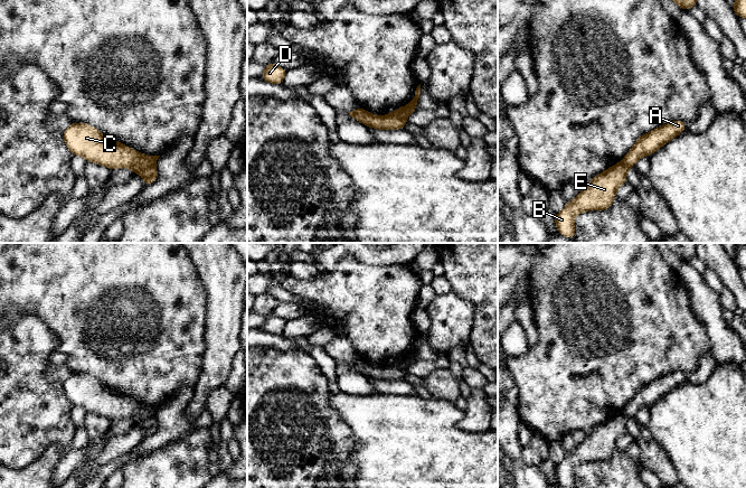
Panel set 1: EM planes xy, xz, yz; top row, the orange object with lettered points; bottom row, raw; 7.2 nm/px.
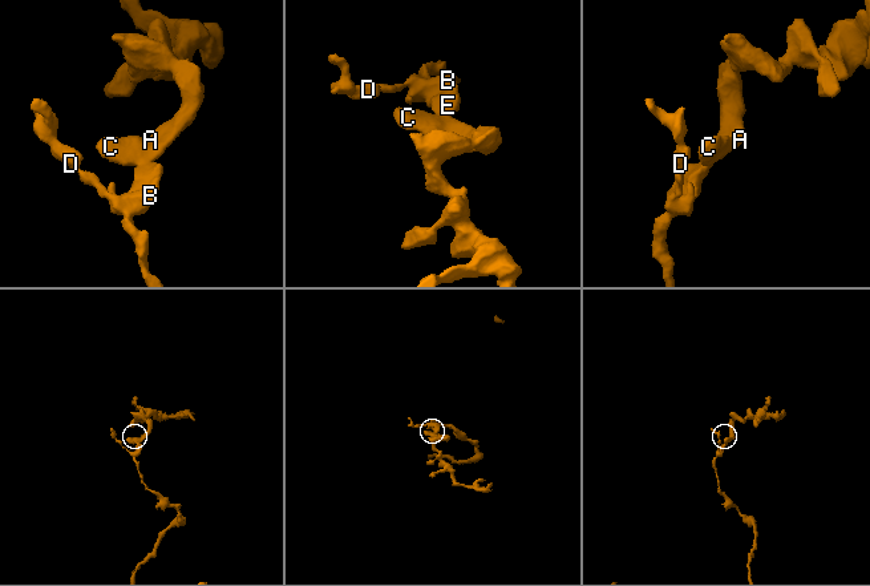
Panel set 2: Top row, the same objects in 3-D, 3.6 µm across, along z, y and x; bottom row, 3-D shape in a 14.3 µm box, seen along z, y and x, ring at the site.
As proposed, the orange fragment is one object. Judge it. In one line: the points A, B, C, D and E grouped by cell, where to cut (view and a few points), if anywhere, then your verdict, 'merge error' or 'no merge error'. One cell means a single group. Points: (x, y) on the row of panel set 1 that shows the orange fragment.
groups A C / B D E; cut xz (388, 114), (405, 120); merge error

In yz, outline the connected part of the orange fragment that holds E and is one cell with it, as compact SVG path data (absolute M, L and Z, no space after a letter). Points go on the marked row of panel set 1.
M618 162L596 175L564 209L555 215L558 233L575 240L574 218L587 210L604 210L612 206L616 190L626 182L627 168Z

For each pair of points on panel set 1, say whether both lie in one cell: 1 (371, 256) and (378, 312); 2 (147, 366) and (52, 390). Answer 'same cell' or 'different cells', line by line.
1: different cells
2: different cells

